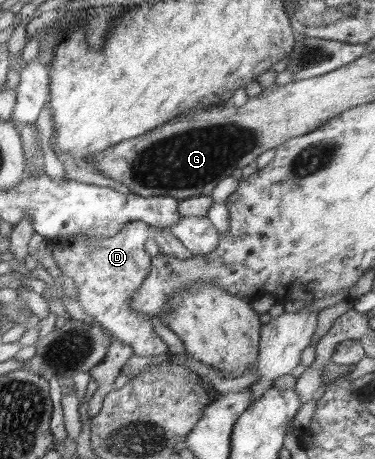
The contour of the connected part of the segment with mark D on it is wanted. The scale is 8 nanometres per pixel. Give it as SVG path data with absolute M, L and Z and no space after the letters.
M143 221L125 224L114 237L99 235L69 235L50 239L53 254L65 276L76 284L79 305L94 317L113 339L130 345L140 357L169 354L169 348L153 331L152 317L142 316L129 306L131 295L148 275L152 257L144 250L144 242L152 235L152 228Z

